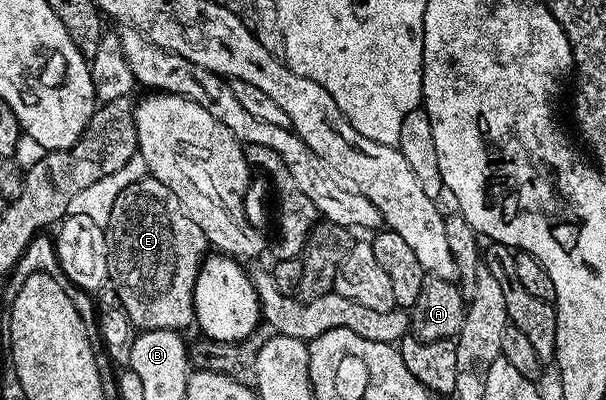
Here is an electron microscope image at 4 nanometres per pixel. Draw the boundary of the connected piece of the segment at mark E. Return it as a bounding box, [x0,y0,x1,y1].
[106,177,210,332]

